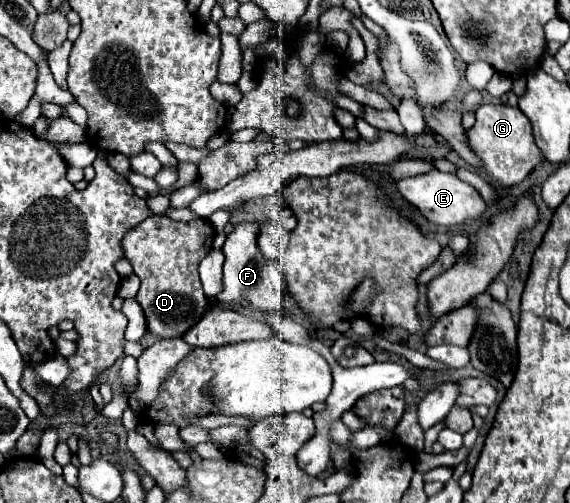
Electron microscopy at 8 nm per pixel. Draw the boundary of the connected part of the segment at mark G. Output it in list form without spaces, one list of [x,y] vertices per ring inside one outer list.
[[[508,104],[480,106],[476,110],[476,124],[468,130],[468,142],[484,162],[488,180],[496,186],[520,184],[534,170],[534,166],[544,162],[544,154],[536,146],[530,120],[520,112],[520,108],[512,108]]]

